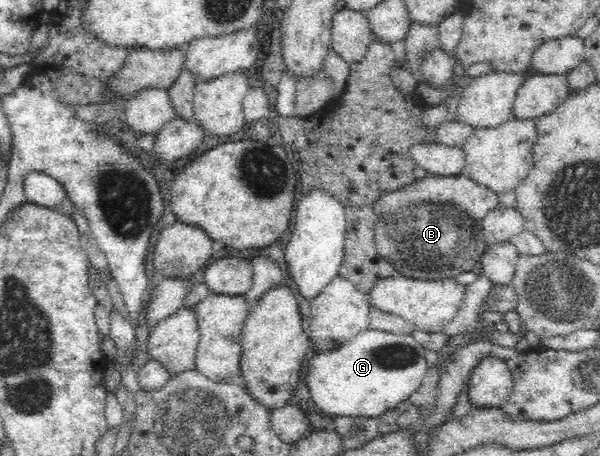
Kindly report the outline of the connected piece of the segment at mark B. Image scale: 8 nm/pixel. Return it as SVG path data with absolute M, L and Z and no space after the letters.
M428 175L392 193L383 195L375 203L375 247L380 256L389 260L396 274L424 280L453 278L463 271L477 270L486 249L482 233L482 219L499 207L501 202L495 192L467 177L455 175Z

